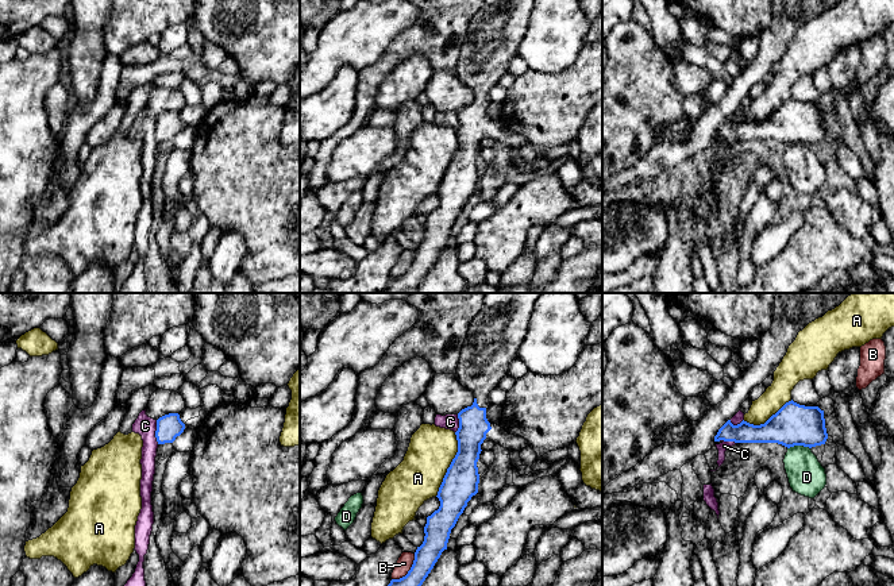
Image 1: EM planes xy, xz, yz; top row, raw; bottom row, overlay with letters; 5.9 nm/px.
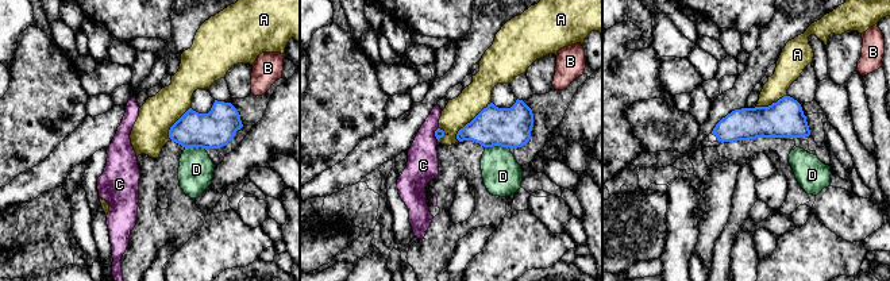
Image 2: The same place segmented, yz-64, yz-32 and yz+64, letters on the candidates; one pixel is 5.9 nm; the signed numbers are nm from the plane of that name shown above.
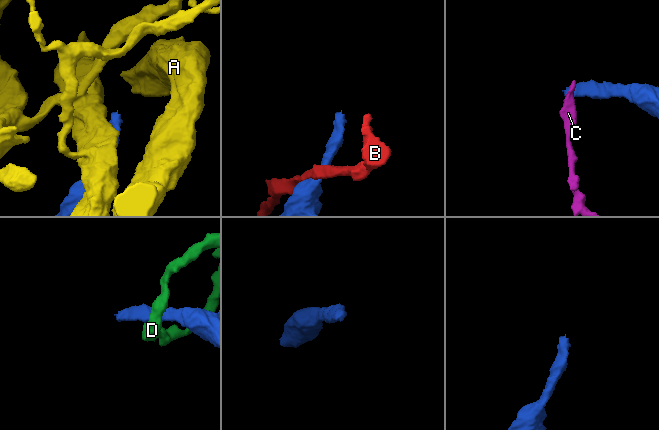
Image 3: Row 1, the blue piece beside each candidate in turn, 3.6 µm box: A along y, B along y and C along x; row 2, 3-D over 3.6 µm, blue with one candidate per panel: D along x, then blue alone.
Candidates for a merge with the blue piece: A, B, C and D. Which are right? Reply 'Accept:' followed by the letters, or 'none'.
Accept: none

